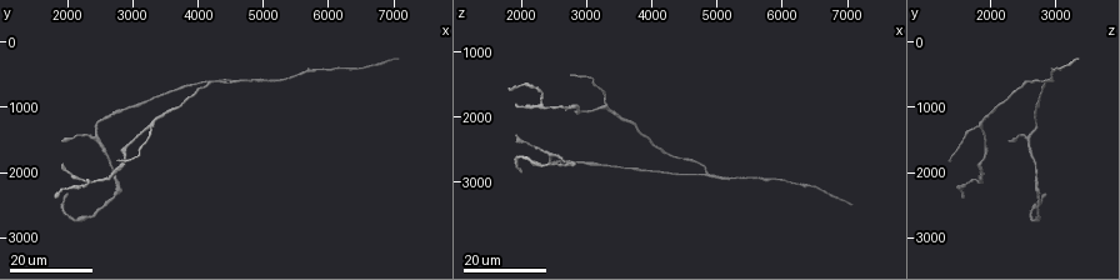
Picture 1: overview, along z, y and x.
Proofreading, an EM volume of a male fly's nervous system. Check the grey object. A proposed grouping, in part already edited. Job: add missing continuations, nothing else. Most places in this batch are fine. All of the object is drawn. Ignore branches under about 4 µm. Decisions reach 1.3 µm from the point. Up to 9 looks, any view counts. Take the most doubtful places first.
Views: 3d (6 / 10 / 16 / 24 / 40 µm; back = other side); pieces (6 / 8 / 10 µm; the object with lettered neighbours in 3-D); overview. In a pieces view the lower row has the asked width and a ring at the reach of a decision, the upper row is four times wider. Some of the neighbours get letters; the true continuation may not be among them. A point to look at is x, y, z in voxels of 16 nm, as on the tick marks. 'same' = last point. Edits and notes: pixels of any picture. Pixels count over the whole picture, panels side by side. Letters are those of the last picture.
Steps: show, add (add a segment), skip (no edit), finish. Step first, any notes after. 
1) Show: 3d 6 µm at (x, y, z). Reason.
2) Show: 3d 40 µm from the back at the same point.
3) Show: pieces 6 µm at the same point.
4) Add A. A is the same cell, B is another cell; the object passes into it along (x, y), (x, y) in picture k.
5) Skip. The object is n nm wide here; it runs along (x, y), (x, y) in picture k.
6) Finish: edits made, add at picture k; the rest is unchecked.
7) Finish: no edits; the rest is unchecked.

Show: 3d 16 µm at (2750, 1800, 1350). Thin end.

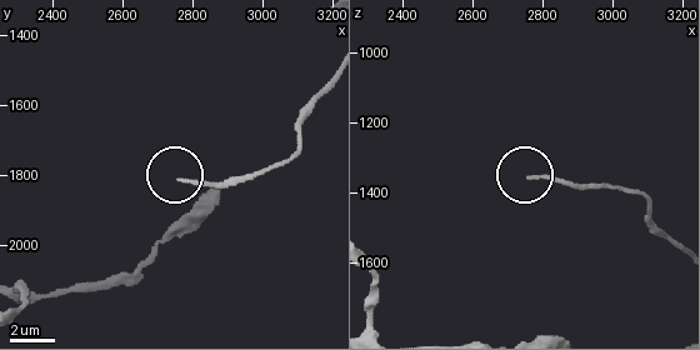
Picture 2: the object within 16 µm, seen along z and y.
Show: pieces 8 µm at (2770, 1820, 1360).

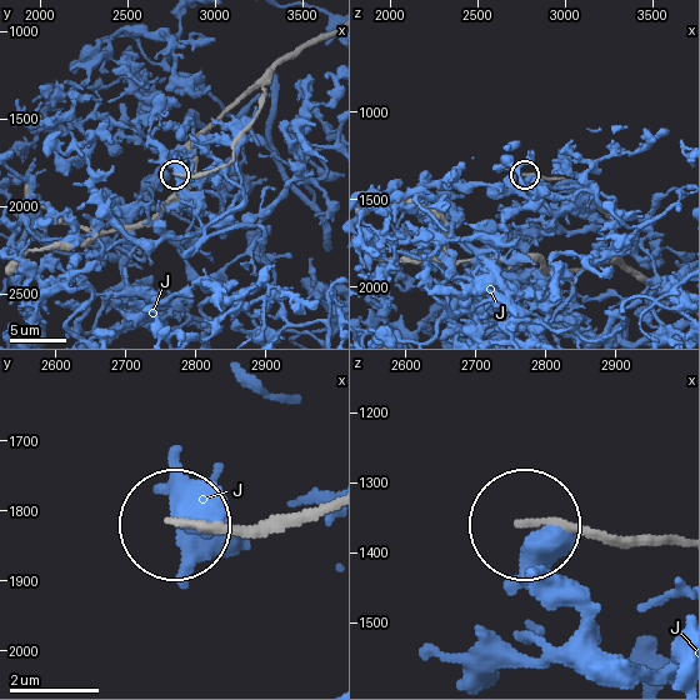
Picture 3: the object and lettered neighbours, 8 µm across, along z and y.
Skip. J is another cell; it runs along (669, 545), (526, 523) in picture 3; no lettered segment goes on from it.

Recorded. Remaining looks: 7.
Show: 3d 16 µm at (1800, 2400, 1600). An open end.

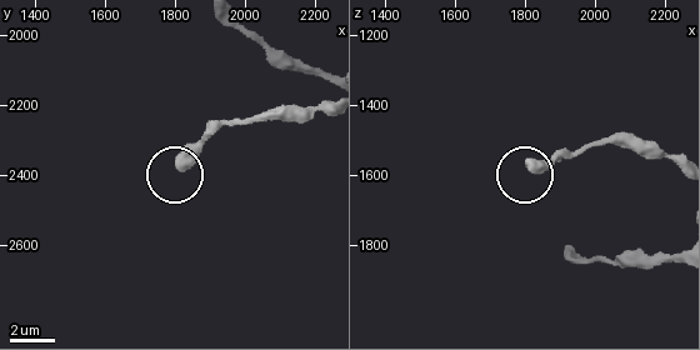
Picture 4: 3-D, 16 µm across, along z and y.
Show: pieces 10 µm at (1810, 2380, 1580). See the neighbours.

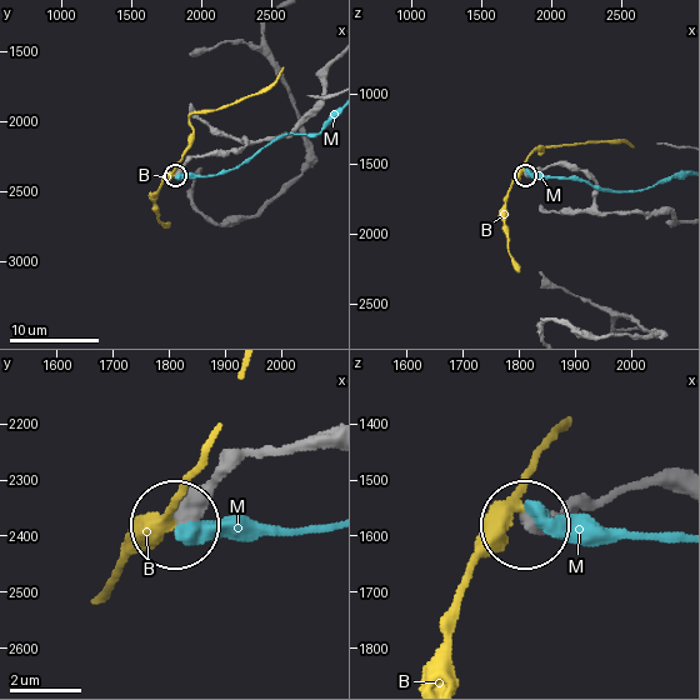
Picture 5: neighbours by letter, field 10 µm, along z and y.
Skip. B and M are other cells; it runs along (325, 439), (254, 453), (176, 525) in picture 5; none of them fits.

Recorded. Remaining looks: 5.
Show: 3d 16 µm at (2000, 2350, 2850). End of a long branch.

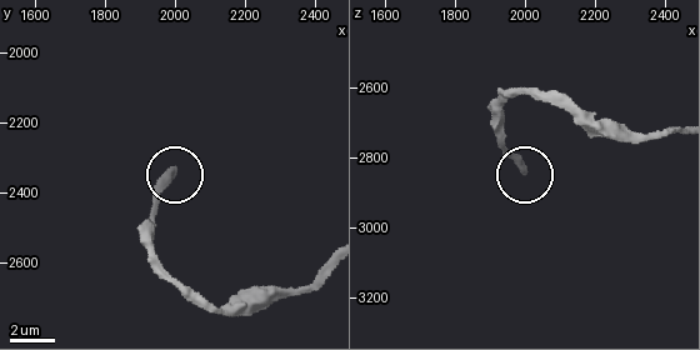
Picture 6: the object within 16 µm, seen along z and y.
Show: pieces 10 µm at (2000, 2340, 2830).

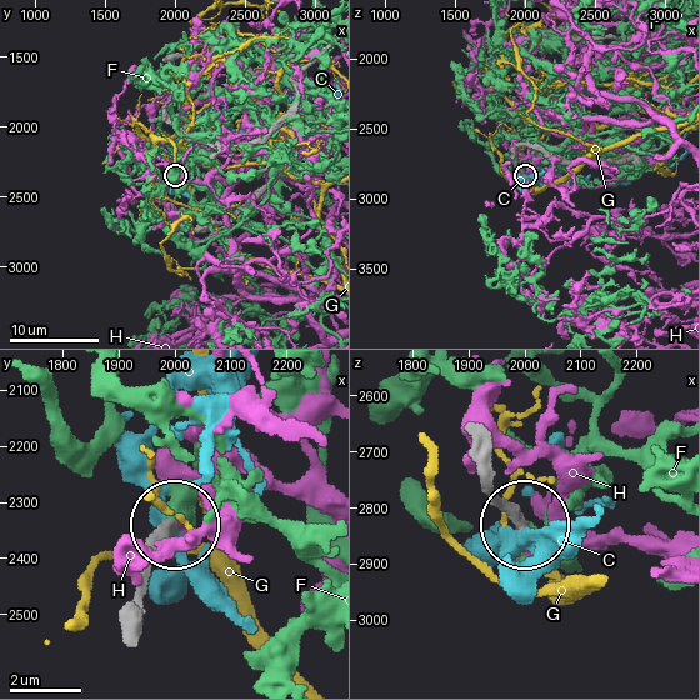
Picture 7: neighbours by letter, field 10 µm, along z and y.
Skip. C, F, G and H are other cells; none of them fits.

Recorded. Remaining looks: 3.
Show: 3d 24 µm at (1950, 1500, 2250).

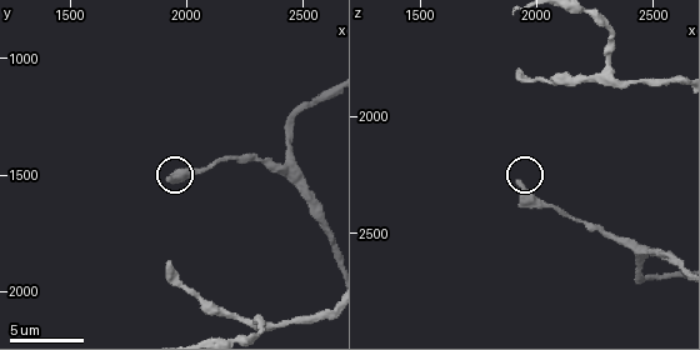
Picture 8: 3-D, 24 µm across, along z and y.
Show: pieces 6 µm at (1920, 1510, 2270).

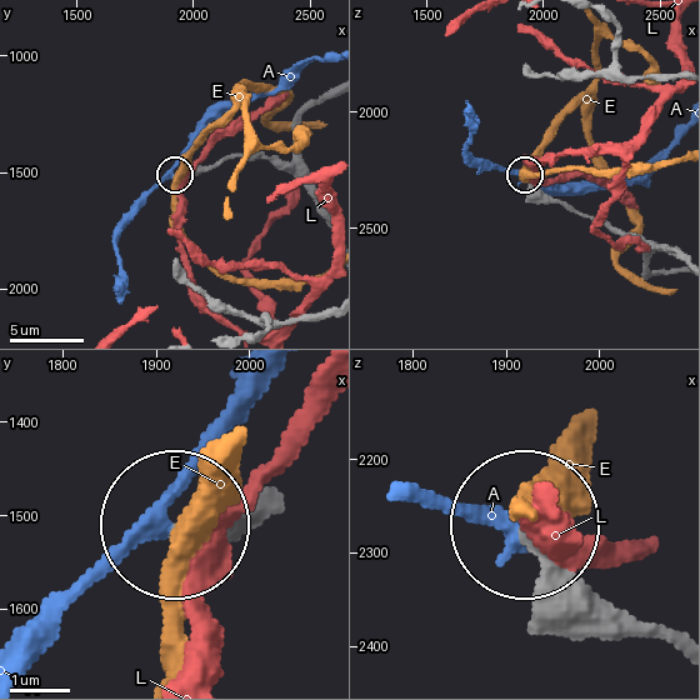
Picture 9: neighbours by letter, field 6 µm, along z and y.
Skip. The object is 270 nm wide here; A, E and L are other cells; no lettered segment goes on from it.

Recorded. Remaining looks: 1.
Finish: no edits; the rest is unchecked.

